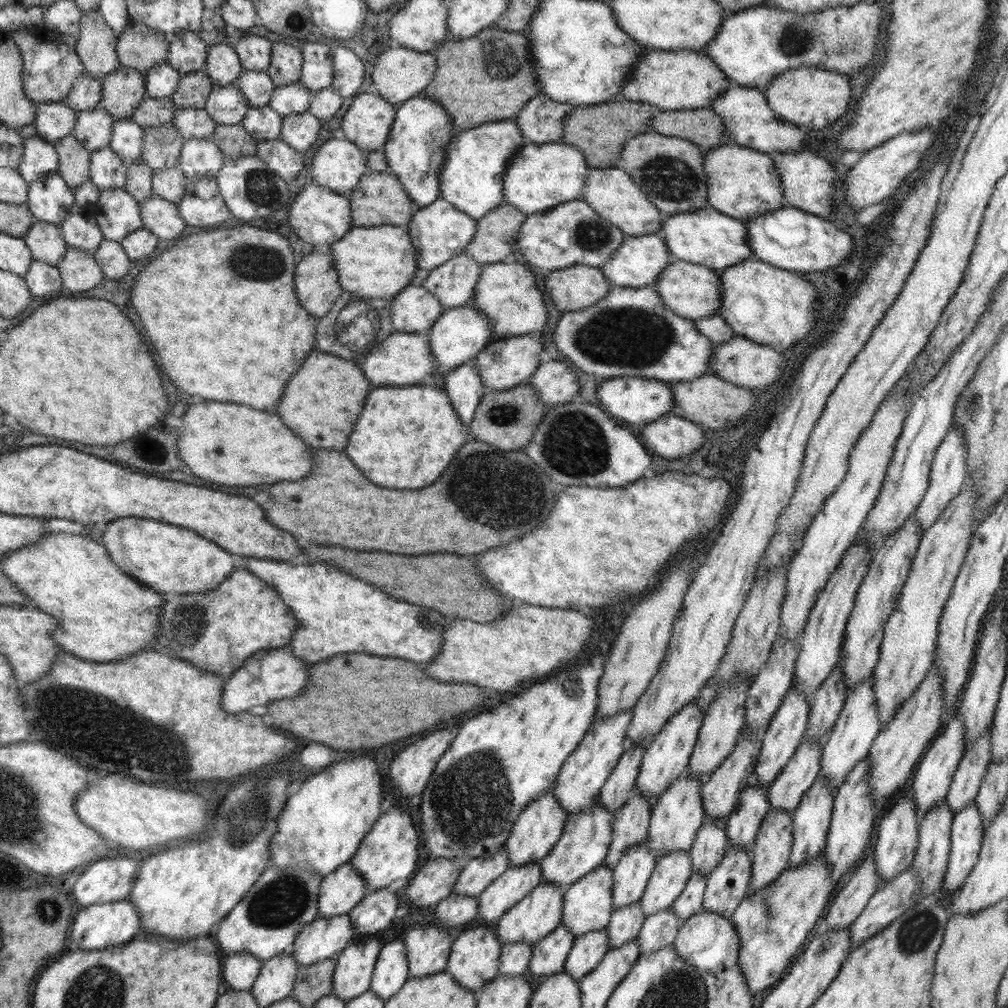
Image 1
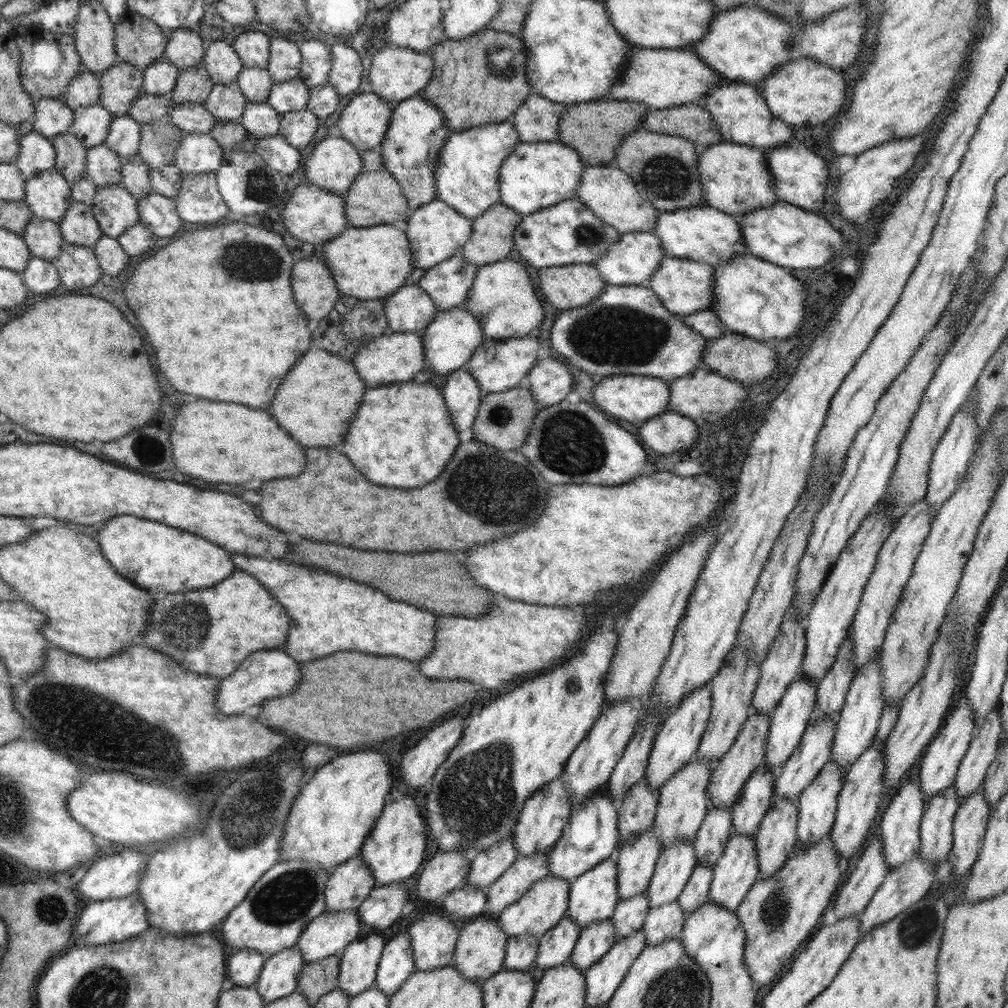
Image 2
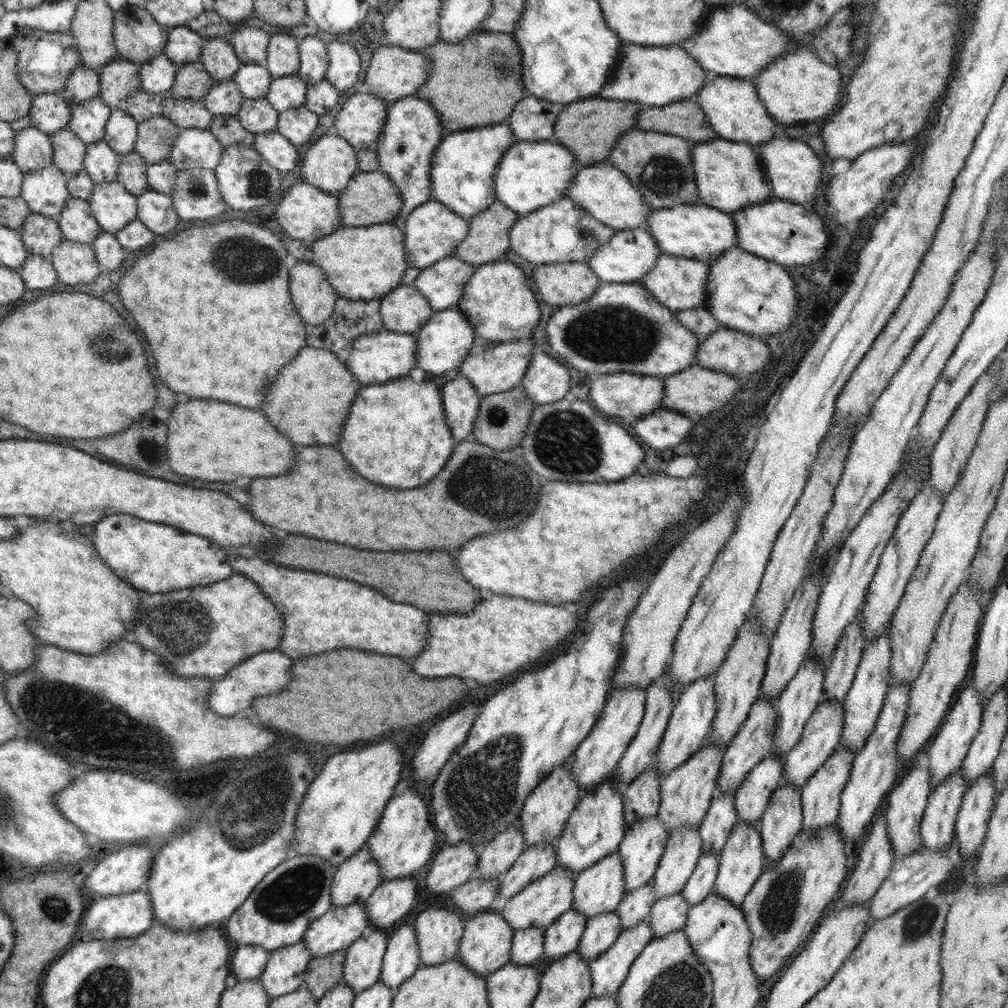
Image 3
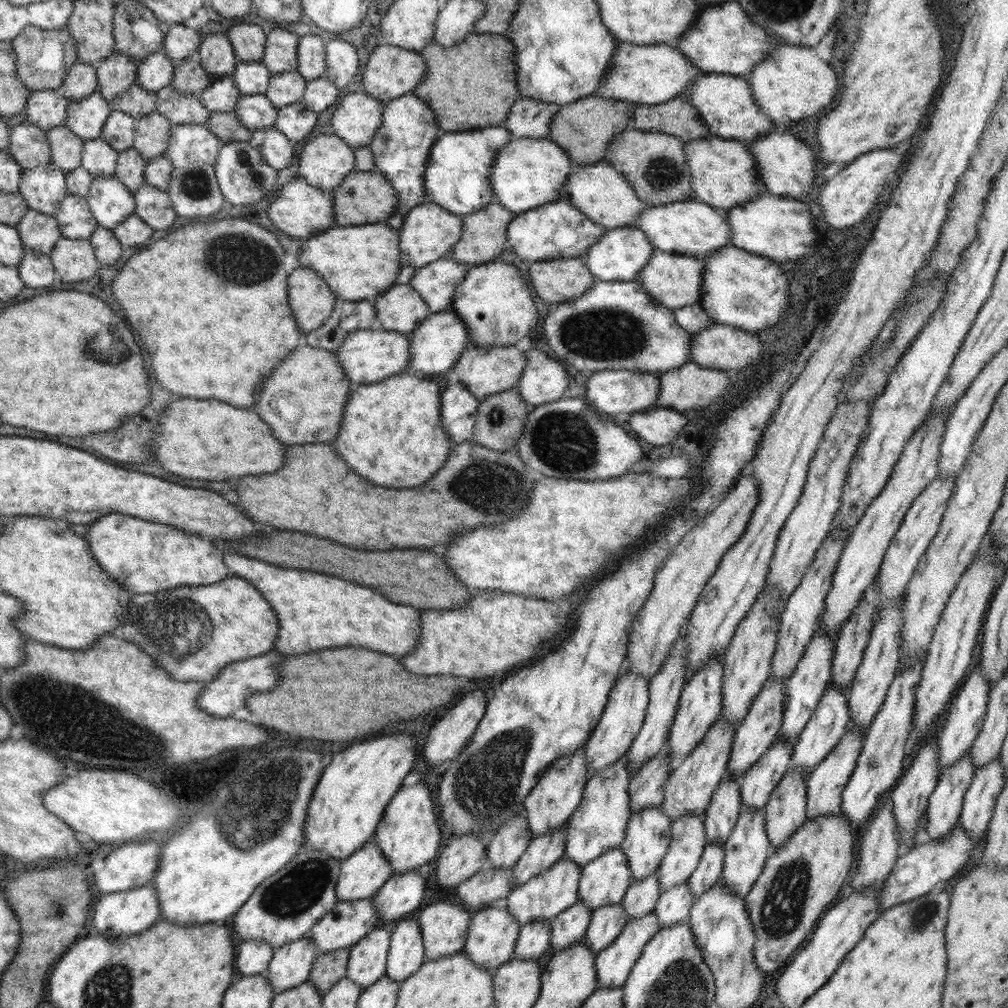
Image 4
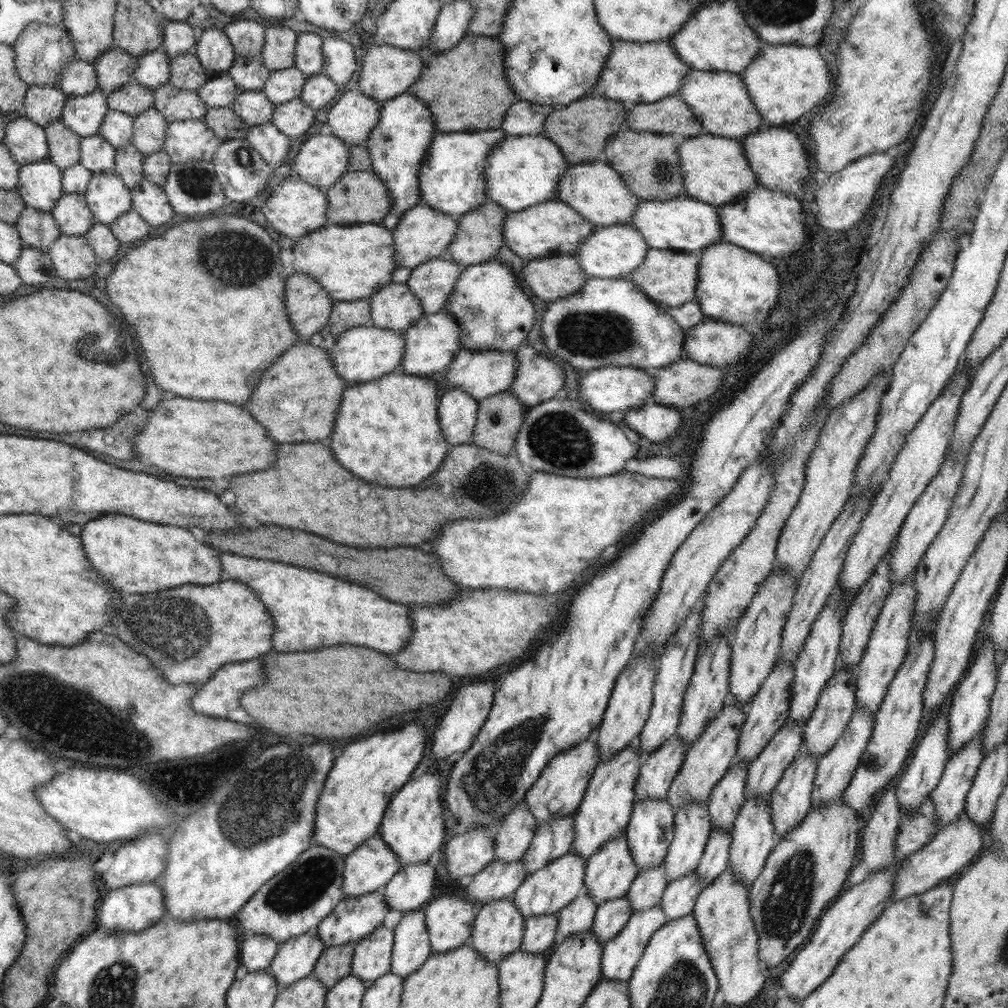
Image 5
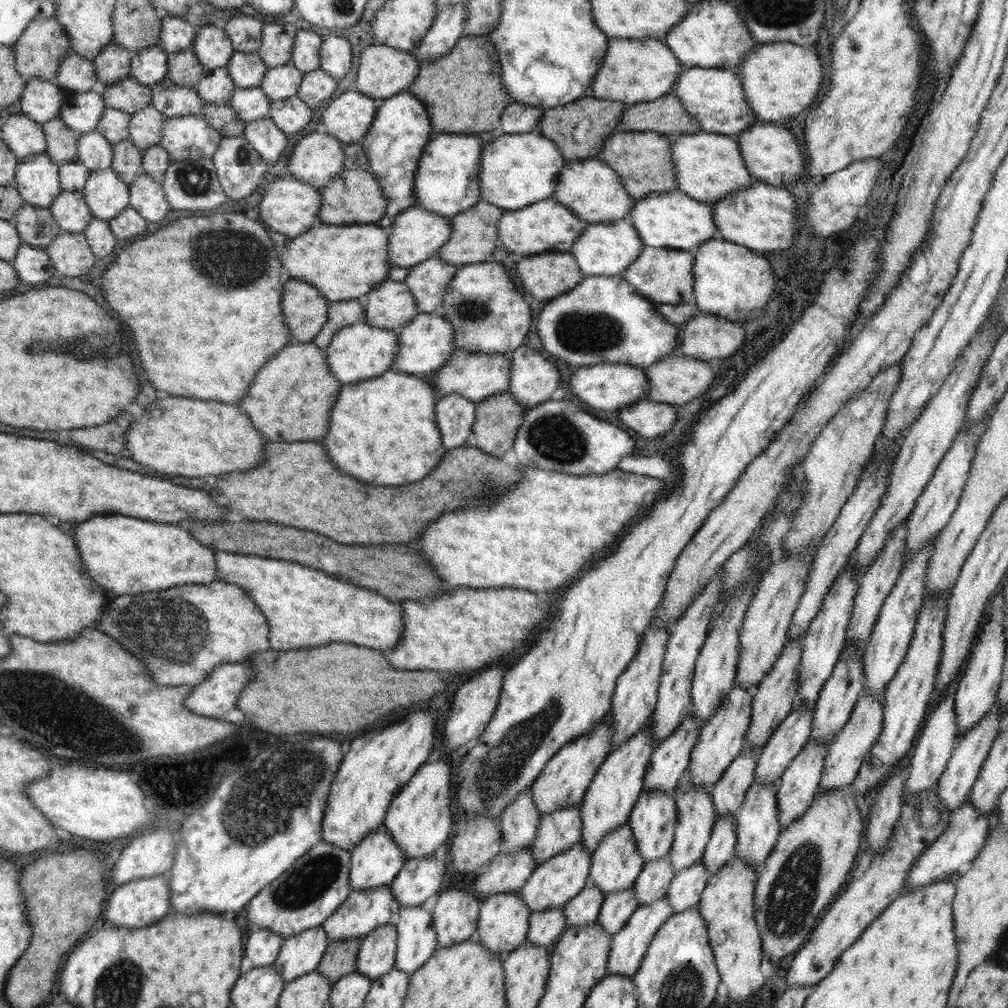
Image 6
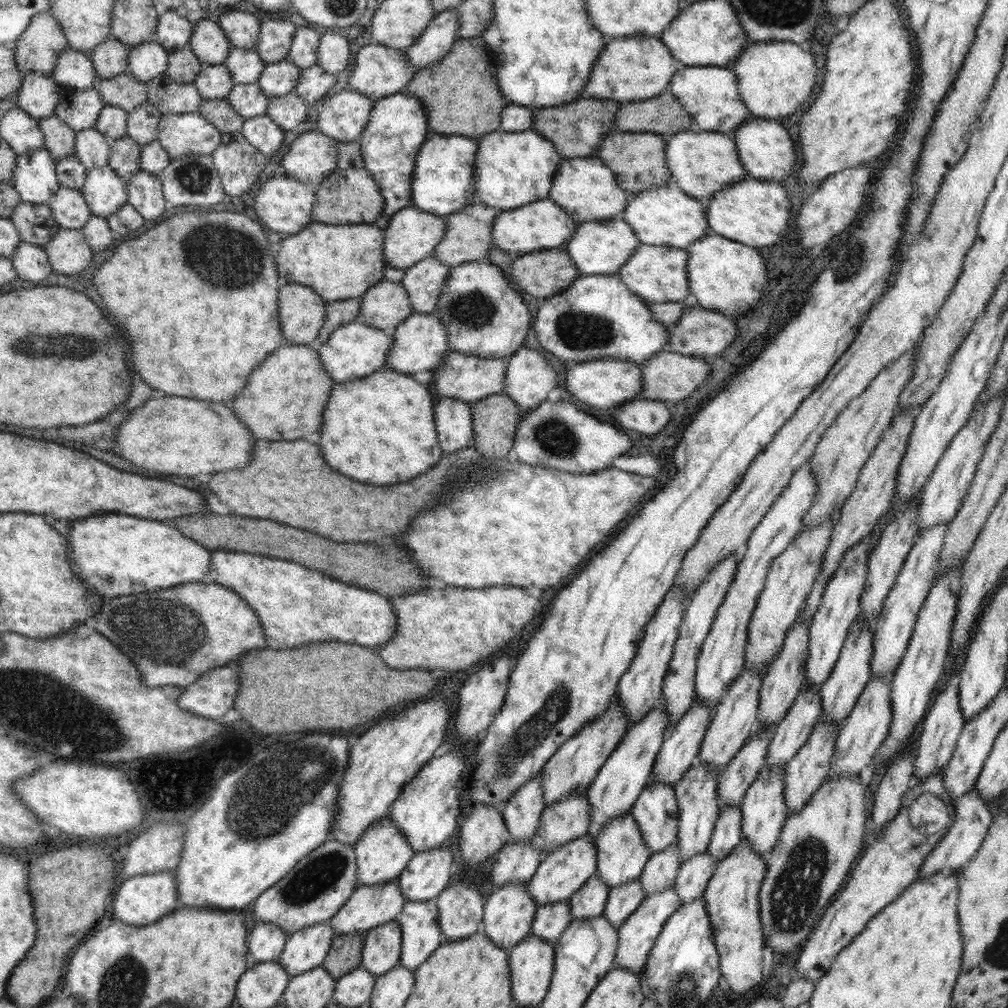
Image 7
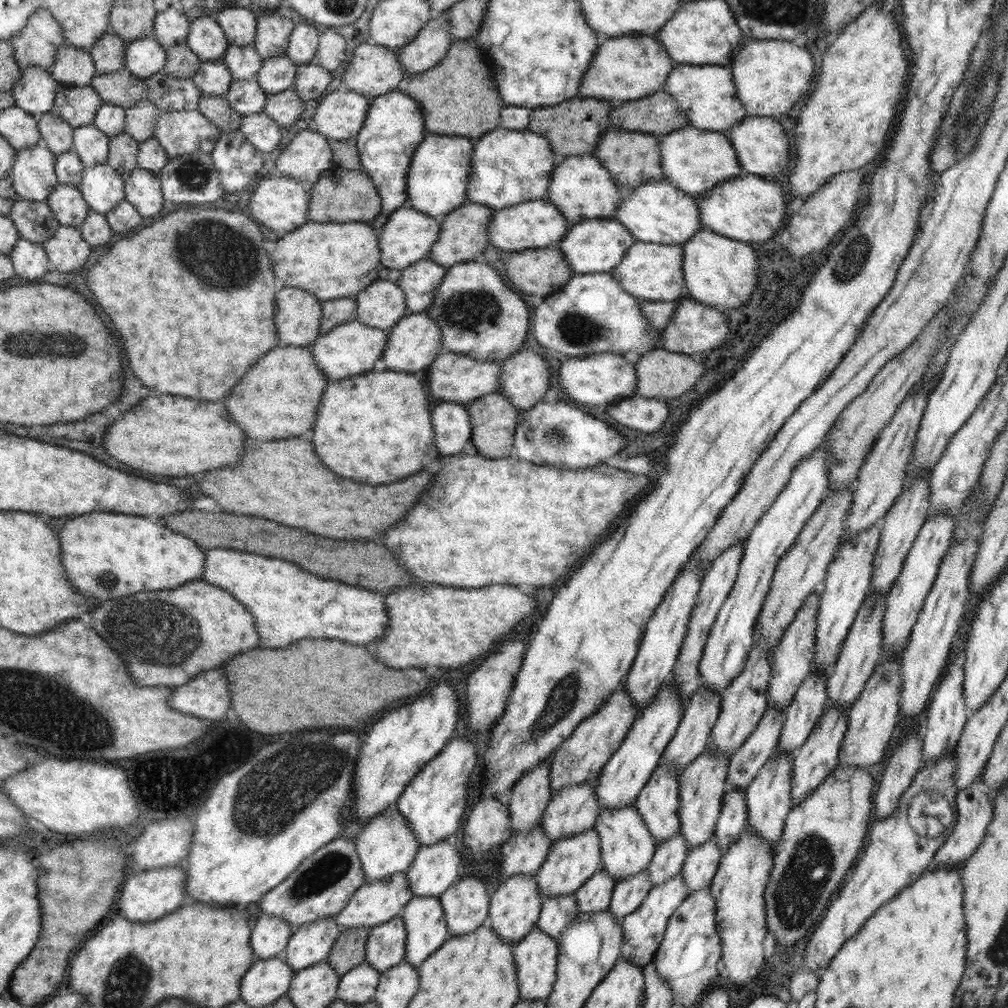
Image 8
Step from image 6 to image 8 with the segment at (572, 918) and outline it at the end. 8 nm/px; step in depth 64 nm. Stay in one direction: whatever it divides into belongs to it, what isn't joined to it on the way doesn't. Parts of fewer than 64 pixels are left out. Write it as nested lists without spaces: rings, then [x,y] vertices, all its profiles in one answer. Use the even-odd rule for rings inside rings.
[[[600,868],[575,893],[580,913],[596,913],[607,910],[616,881],[609,876],[607,870]]]

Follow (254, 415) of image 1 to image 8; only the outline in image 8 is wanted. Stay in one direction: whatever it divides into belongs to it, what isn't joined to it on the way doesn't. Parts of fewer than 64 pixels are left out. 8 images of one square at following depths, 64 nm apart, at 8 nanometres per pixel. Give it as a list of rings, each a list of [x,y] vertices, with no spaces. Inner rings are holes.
[[[153,394],[154,398],[146,398],[142,402],[142,408],[136,412],[126,412],[120,420],[116,420],[108,432],[104,446],[110,456],[116,460],[138,468],[146,470],[158,476],[188,476],[188,474],[198,474],[198,472],[208,472],[208,470],[218,470],[218,468],[228,468],[236,466],[242,460],[244,454],[244,432],[230,420],[226,408],[218,402],[200,402],[200,400],[190,400],[182,396],[166,396],[166,394]]]

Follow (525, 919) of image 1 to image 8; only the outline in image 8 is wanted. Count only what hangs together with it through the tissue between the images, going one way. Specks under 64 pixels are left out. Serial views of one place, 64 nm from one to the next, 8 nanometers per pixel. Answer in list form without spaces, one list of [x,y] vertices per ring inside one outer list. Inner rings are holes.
[[[589,828],[580,834],[571,834],[566,838],[554,843],[548,856],[544,859],[541,867],[535,874],[535,881],[539,891],[544,897],[564,896],[573,894],[584,884],[602,864],[602,851],[600,851],[600,837],[598,831]]]

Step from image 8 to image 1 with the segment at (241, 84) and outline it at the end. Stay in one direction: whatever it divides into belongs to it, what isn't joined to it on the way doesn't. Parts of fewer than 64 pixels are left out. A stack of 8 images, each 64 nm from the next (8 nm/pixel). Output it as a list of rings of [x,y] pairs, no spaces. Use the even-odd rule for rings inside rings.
[[[254,106],[248,108],[241,125],[254,140],[276,140],[281,135],[283,120],[272,108],[266,106]]]

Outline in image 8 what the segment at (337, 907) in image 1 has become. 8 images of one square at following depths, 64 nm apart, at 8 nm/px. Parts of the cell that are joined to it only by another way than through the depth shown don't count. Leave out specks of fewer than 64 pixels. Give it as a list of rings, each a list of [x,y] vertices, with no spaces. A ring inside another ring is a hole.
[[[392,806],[366,822],[355,838],[356,851],[366,881],[382,880],[408,870],[422,845],[418,843],[415,832],[409,827],[404,816],[400,815],[398,808]]]

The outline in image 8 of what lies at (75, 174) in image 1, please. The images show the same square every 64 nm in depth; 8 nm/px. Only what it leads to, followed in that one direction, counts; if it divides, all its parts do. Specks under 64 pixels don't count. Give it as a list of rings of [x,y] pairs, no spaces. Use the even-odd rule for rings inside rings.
[[[45,112],[35,119],[42,142],[55,156],[73,148],[73,128],[62,117]]]

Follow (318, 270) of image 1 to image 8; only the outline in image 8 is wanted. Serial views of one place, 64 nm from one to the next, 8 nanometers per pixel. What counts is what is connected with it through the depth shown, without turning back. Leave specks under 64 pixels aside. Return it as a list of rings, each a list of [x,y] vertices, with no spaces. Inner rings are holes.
[[[279,287],[274,298],[276,302],[274,328],[276,328],[276,334],[279,336],[279,342],[288,346],[309,348],[319,335],[322,318],[320,301],[312,293],[306,292],[304,289]]]

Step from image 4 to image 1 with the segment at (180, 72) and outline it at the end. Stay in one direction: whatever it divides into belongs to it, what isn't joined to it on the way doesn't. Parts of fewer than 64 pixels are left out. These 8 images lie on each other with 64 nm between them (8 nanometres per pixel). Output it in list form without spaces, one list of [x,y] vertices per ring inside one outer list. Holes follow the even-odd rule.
[[[204,69],[182,73],[178,86],[171,96],[172,102],[177,109],[204,109],[214,86]]]

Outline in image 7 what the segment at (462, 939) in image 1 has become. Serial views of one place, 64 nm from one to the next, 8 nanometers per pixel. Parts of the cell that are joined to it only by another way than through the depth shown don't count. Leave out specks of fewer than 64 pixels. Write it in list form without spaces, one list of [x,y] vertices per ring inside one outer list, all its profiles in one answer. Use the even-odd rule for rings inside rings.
[[[505,884],[488,896],[484,903],[484,918],[481,930],[496,945],[504,950],[511,950],[522,942],[531,932],[531,925],[536,916],[537,904],[529,894],[525,884]]]

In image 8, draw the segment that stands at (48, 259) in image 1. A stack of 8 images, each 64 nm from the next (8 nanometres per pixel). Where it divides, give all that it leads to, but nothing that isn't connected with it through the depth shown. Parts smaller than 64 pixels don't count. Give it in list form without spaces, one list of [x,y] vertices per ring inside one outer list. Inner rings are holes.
[[[17,199],[12,205],[8,218],[12,219],[19,236],[42,245],[59,227],[53,212],[46,202]]]

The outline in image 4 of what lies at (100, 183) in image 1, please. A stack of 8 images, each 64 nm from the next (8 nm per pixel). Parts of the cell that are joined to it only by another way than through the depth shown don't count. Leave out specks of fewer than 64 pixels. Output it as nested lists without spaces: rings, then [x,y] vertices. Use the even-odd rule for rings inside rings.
[[[102,138],[84,140],[81,165],[90,172],[94,179],[110,178],[115,174],[118,151]]]

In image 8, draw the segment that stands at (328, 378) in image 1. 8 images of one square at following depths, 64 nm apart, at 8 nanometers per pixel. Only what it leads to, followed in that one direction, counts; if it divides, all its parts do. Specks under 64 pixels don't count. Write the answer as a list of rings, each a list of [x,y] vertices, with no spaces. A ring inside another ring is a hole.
[[[278,344],[248,370],[244,380],[226,398],[226,408],[248,438],[284,440],[302,436],[316,424],[316,408],[327,381],[323,372],[316,368],[309,348]]]

